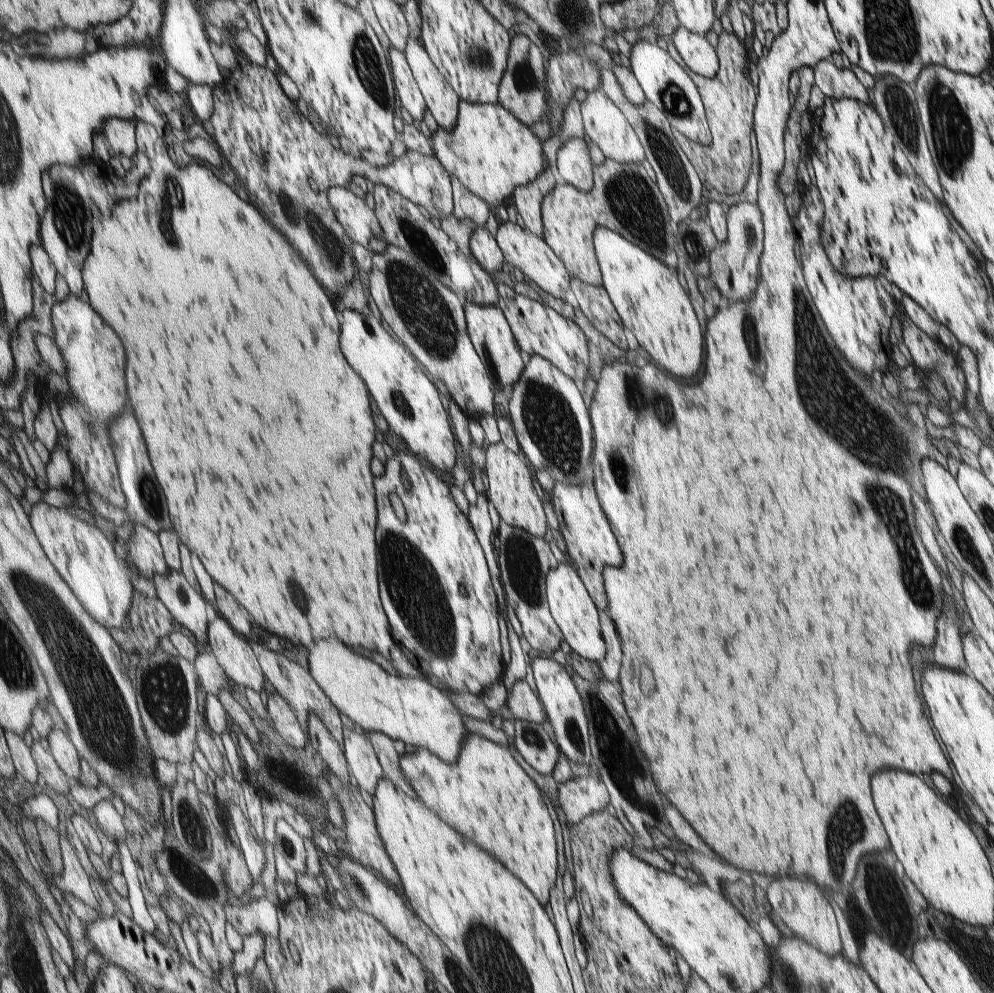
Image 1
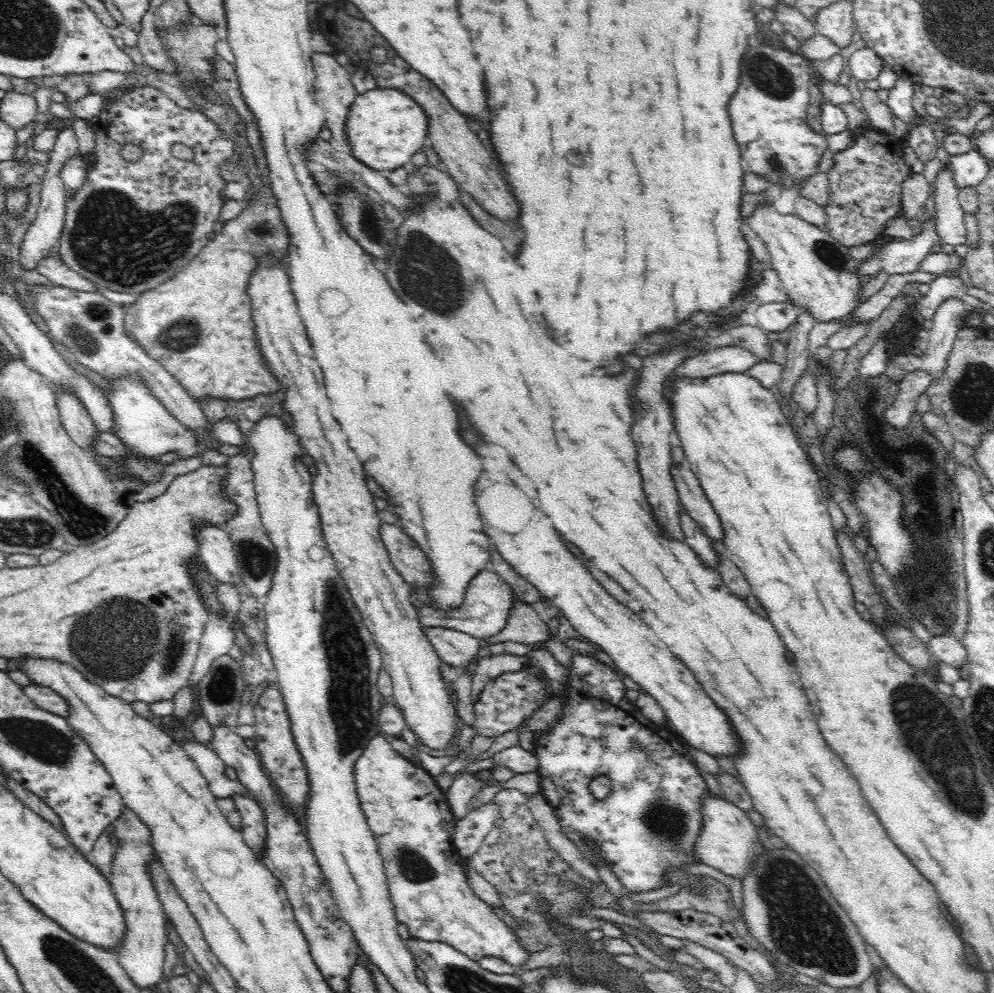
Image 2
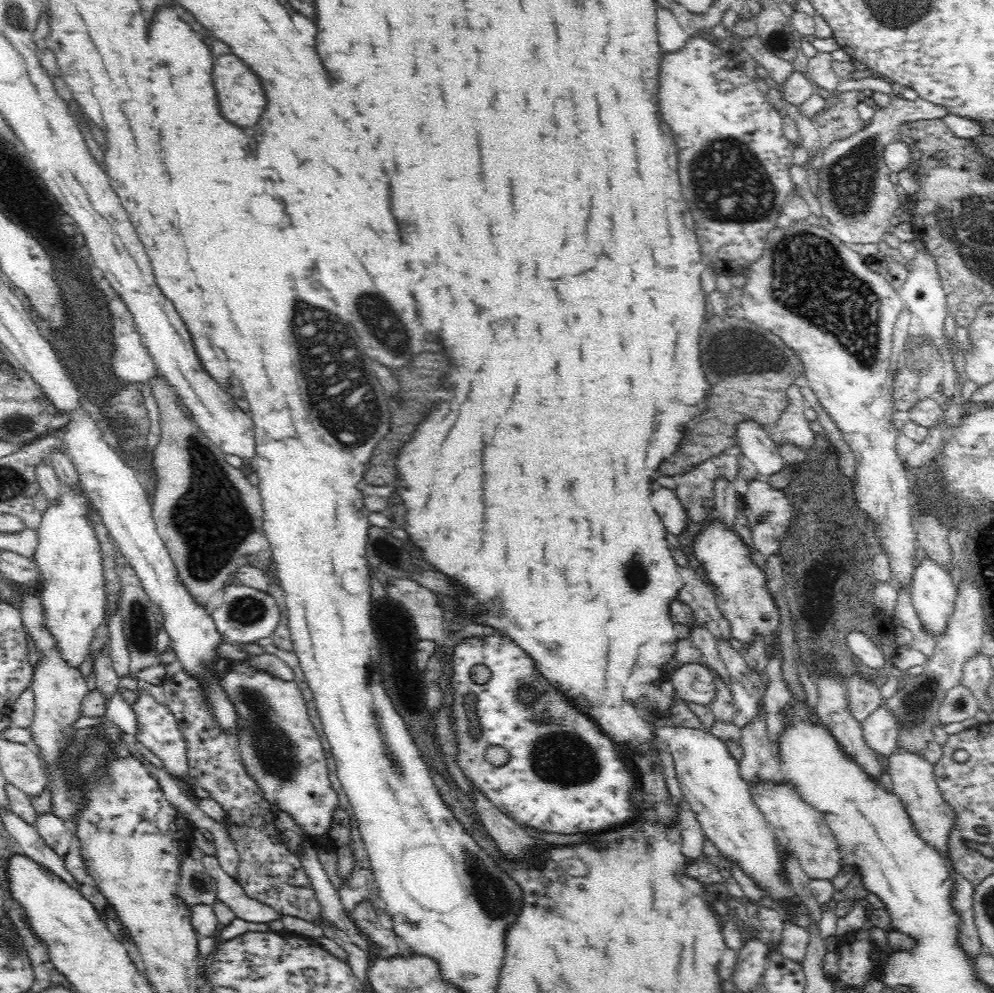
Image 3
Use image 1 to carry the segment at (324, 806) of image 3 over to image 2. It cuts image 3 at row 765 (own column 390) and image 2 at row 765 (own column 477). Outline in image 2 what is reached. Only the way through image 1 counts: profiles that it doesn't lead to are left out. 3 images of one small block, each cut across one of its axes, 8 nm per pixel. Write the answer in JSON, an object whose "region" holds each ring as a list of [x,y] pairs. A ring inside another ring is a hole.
{"region":[[[378,734],[362,746],[362,754],[354,762],[354,780],[359,805],[383,861],[393,914],[408,927],[410,935],[423,941],[443,942],[474,960],[488,955],[496,956],[512,967],[521,969],[520,964],[525,962],[527,945],[520,941],[517,932],[504,921],[503,916],[498,918],[490,906],[470,889],[466,870],[461,865],[462,857],[453,843],[457,819],[452,814],[444,791],[438,787],[432,775],[421,765],[410,764],[410,760]]]}

